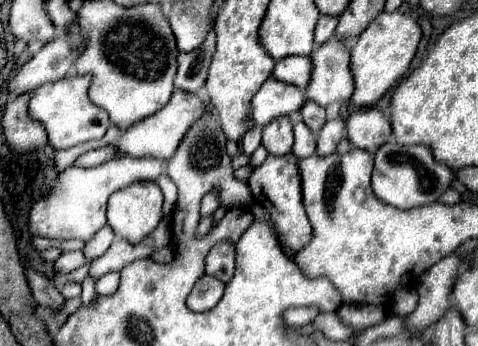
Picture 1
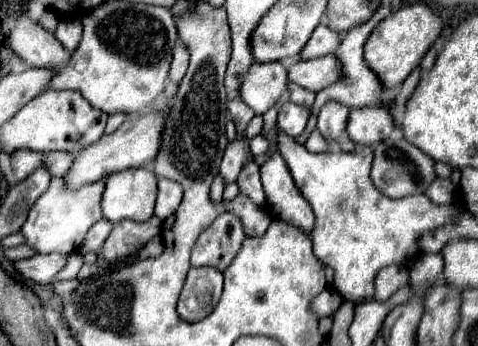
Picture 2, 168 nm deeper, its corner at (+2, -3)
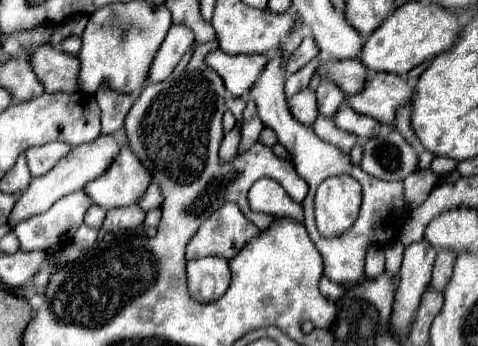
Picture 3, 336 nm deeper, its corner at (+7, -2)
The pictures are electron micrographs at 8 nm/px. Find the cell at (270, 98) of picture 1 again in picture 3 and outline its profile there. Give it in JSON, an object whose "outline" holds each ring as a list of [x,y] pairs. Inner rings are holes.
{"outline":[[[215,50],[207,56],[207,66],[211,66],[225,82],[225,88],[233,98],[247,98],[257,78],[261,76],[269,56],[253,54],[253,56],[229,56],[221,50]]]}

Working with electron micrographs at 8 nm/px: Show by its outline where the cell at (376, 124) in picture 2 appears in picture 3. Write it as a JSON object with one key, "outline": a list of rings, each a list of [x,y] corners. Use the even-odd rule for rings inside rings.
{"outline":[[[347,104],[341,106],[339,114],[333,118],[337,128],[349,132],[349,134],[355,134],[359,136],[363,142],[377,136],[379,130],[381,130],[381,124],[375,120],[375,118],[369,118],[369,116],[363,116],[363,114],[357,114],[355,110],[351,110]]]}

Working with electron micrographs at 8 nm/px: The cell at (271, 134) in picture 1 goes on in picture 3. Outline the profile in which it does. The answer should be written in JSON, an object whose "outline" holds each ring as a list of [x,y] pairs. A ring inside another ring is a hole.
{"outline":[[[301,90],[301,94],[295,94],[293,98],[289,98],[287,104],[289,104],[293,118],[305,126],[311,126],[315,122],[315,118],[319,116],[315,92],[311,92],[311,90]]]}

